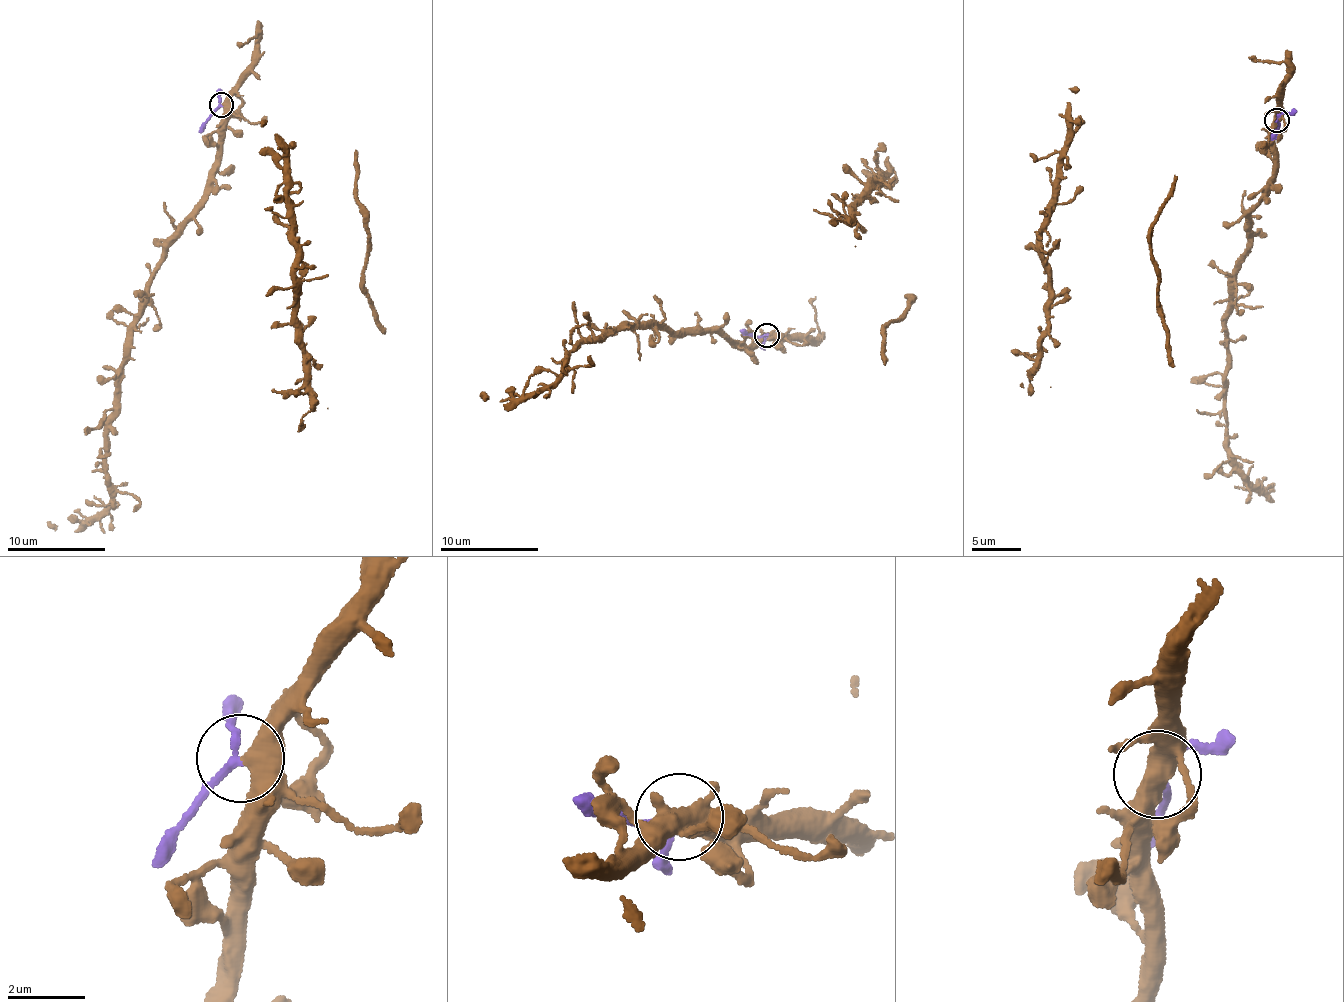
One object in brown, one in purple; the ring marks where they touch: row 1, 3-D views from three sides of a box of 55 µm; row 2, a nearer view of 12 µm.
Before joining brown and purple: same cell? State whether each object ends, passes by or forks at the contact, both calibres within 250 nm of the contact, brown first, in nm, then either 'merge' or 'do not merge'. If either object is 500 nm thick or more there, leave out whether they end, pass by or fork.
brown passes by; purple passes by; calibres 400 and 190 nm; do not merge

